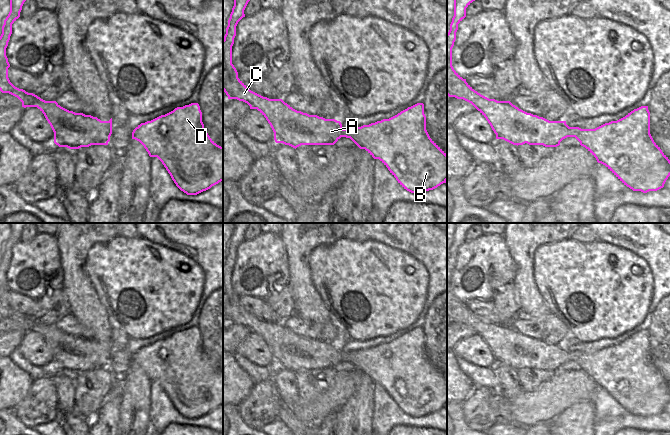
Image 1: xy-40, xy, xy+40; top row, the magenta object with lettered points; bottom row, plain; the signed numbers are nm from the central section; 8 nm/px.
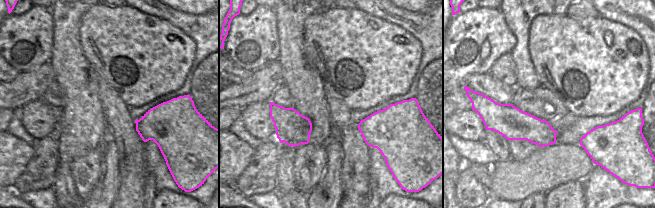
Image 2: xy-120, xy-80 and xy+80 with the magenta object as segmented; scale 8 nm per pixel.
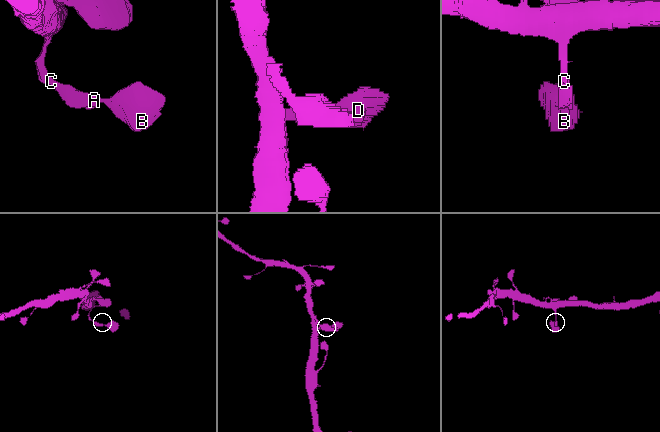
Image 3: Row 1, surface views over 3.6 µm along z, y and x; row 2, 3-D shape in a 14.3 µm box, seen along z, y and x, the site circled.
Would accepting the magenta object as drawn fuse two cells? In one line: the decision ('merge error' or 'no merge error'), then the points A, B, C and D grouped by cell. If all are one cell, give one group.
no merge error; groups A B C D

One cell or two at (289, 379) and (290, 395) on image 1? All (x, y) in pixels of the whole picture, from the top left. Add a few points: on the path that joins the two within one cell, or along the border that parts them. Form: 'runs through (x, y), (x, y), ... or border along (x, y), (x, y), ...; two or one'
runs through (289, 383), (289, 391); one

